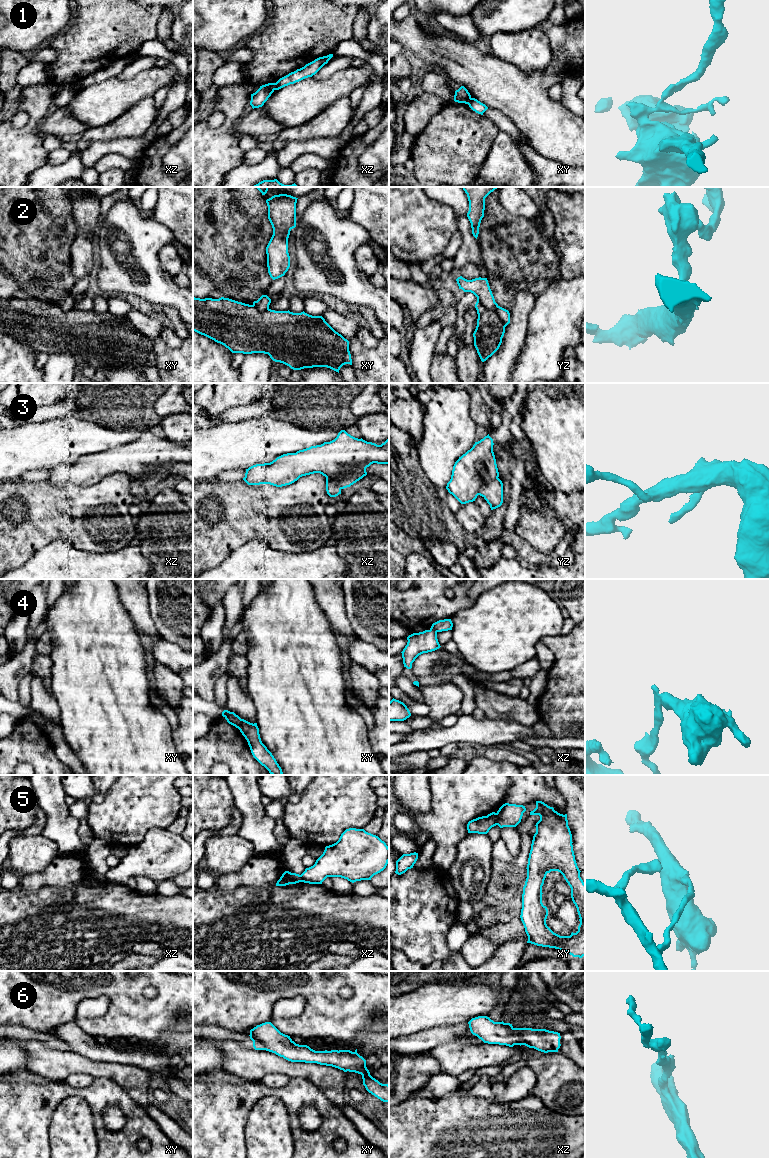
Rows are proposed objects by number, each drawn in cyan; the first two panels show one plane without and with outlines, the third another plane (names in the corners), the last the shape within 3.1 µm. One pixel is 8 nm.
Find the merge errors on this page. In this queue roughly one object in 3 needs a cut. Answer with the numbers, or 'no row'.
1, 2, 3, 4, 5

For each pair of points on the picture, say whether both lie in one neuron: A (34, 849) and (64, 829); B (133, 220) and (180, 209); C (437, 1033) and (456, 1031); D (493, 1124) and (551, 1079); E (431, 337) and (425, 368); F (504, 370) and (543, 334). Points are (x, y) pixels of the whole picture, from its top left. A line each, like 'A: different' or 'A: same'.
A: different
B: different
C: same
D: different
E: same
F: different

